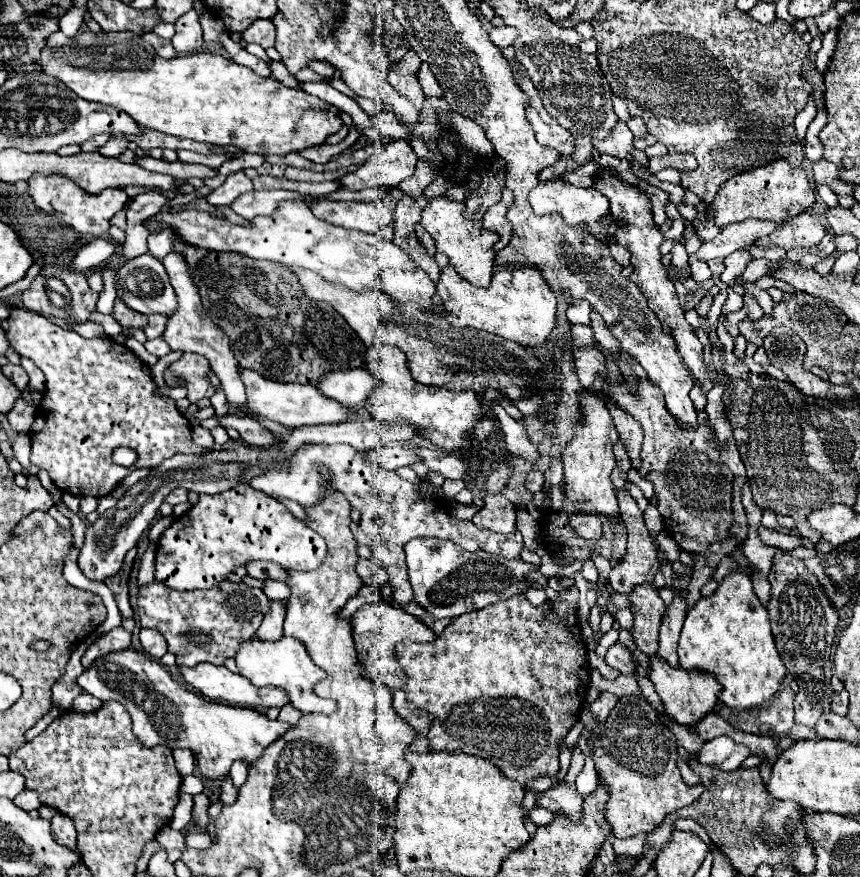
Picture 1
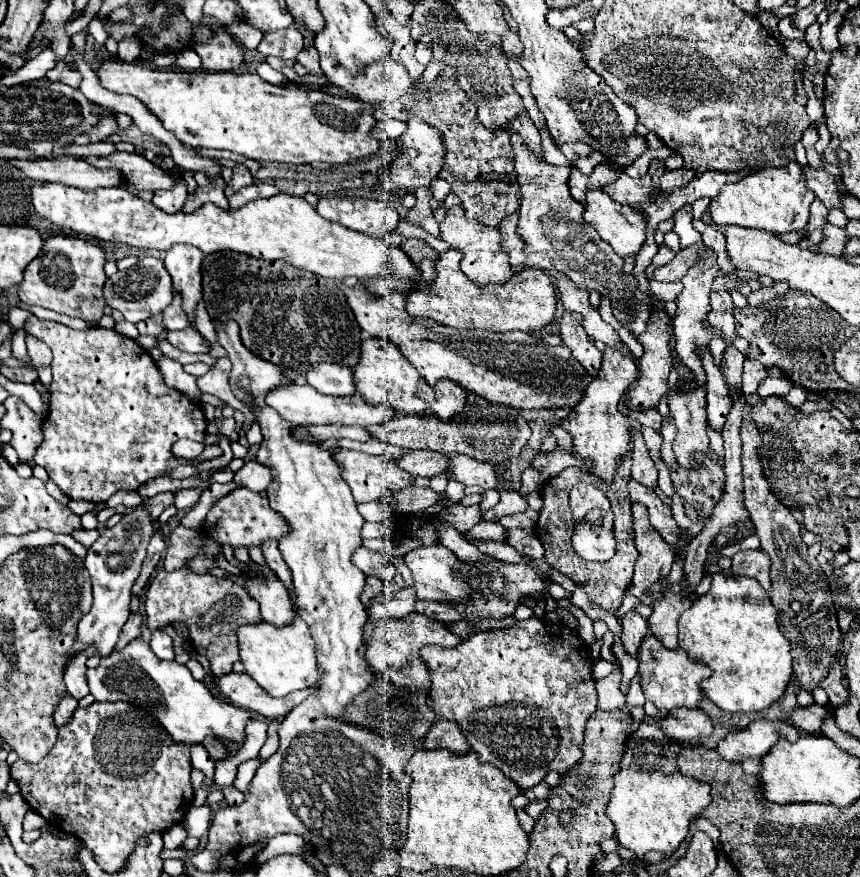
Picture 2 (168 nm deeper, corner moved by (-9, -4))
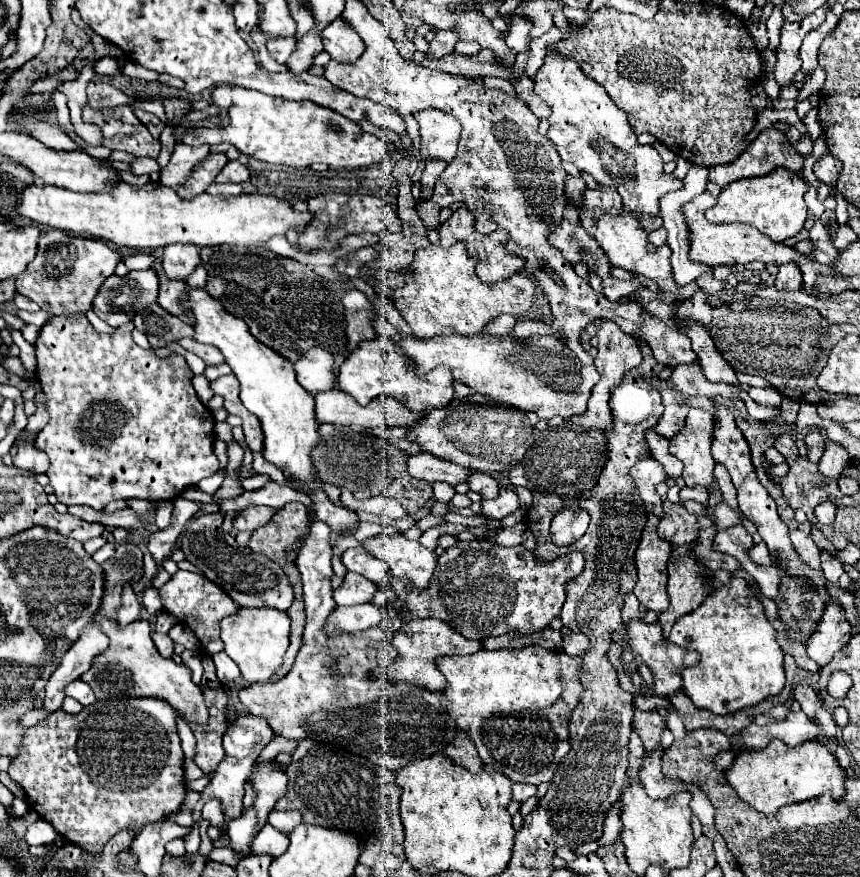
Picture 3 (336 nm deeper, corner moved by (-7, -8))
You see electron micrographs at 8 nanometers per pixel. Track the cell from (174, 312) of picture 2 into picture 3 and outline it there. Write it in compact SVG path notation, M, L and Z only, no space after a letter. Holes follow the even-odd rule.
M156 265L156 271L158 271L158 275L160 275L160 297L158 297L158 303L160 303L166 311L170 311L174 317L178 317L180 321L192 325L192 323L194 323L192 313L190 313L188 309L184 311L184 307L182 307L182 303L180 303L182 291L186 291L186 283L184 283L184 281L170 281L170 279L162 273L162 267L160 267L160 265Z

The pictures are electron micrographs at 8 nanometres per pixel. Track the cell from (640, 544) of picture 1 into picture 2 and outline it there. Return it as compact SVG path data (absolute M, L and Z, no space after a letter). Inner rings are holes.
M634 503L632 505L632 517L634 517L634 535L636 535L636 549L638 549L638 561L634 567L634 579L632 585L628 589L628 593L632 593L634 597L638 597L644 605L652 605L654 601L658 601L662 597L662 579L668 577L672 561L676 557L676 553L672 551L672 547L662 539L662 535L650 525L648 521L648 511L644 505Z

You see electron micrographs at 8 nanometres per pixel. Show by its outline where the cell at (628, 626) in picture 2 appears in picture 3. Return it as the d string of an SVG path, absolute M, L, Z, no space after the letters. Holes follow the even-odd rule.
M630 593L630 595L626 595L626 603L624 603L624 609L622 609L622 619L626 621L626 625L630 623L630 619L638 619L638 617L642 617L642 613L640 613L640 603L638 603L638 599Z

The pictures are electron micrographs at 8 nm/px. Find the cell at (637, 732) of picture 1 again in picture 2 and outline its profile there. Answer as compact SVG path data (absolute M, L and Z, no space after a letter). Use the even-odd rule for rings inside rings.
M644 723L630 735L626 743L626 753L620 763L620 771L614 777L614 789L608 803L608 817L616 825L618 841L630 849L638 859L644 859L648 851L660 851L660 853L674 853L684 837L688 835L690 823L694 817L702 813L704 807L710 805L710 785L704 781L698 781L694 777L686 777L676 769L676 753L670 751L670 739L664 737L660 727L646 727Z

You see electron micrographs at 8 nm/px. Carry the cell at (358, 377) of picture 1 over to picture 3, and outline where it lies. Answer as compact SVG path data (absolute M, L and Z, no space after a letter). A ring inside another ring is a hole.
M310 349L306 357L294 365L298 383L310 393L322 393L336 387L336 363L324 349Z

